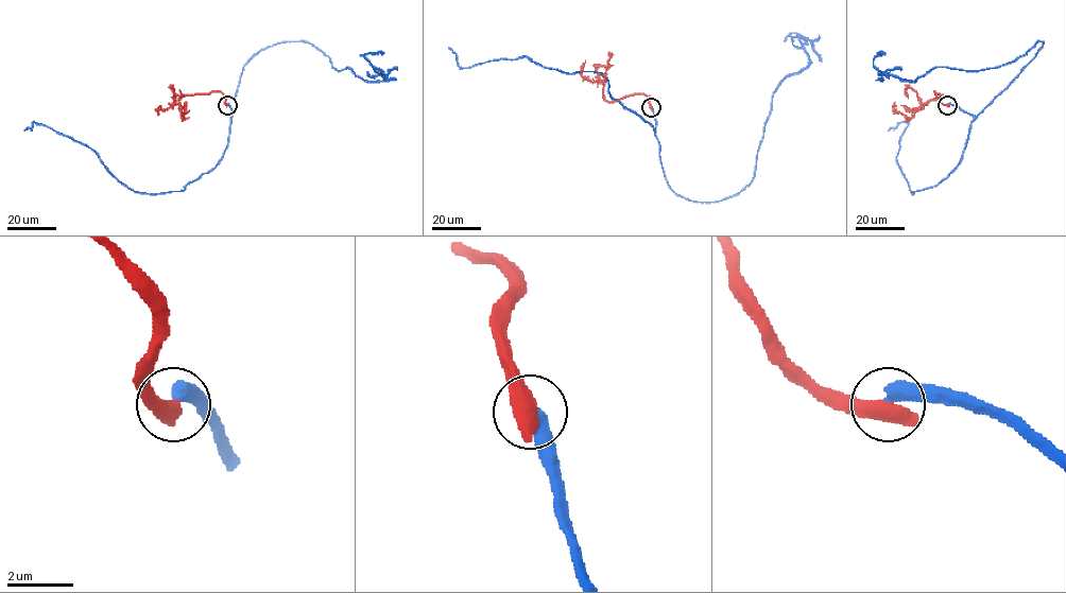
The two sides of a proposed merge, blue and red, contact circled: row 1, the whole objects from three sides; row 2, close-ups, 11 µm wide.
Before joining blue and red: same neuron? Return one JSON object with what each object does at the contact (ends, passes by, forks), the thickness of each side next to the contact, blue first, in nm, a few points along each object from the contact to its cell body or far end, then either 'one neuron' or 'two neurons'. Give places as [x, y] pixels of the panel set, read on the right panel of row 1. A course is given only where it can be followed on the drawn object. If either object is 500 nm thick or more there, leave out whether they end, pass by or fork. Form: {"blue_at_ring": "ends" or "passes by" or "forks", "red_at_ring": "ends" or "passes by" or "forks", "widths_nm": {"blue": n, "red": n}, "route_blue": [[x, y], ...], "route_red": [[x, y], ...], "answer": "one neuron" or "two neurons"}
{"widths_nm": {"blue": 440, "red": 650}, "route_blue": [[947, 104], [977, 116], [1044, 42], [998, 66], [933, 67], [913, 82], [877, 69], [873, 59], [886, 54]], "route_red": [[947, 105], [934, 91], [942, 96], [928, 100], [907, 118], [893, 107], [895, 102]], "answer": "two neurons"}

